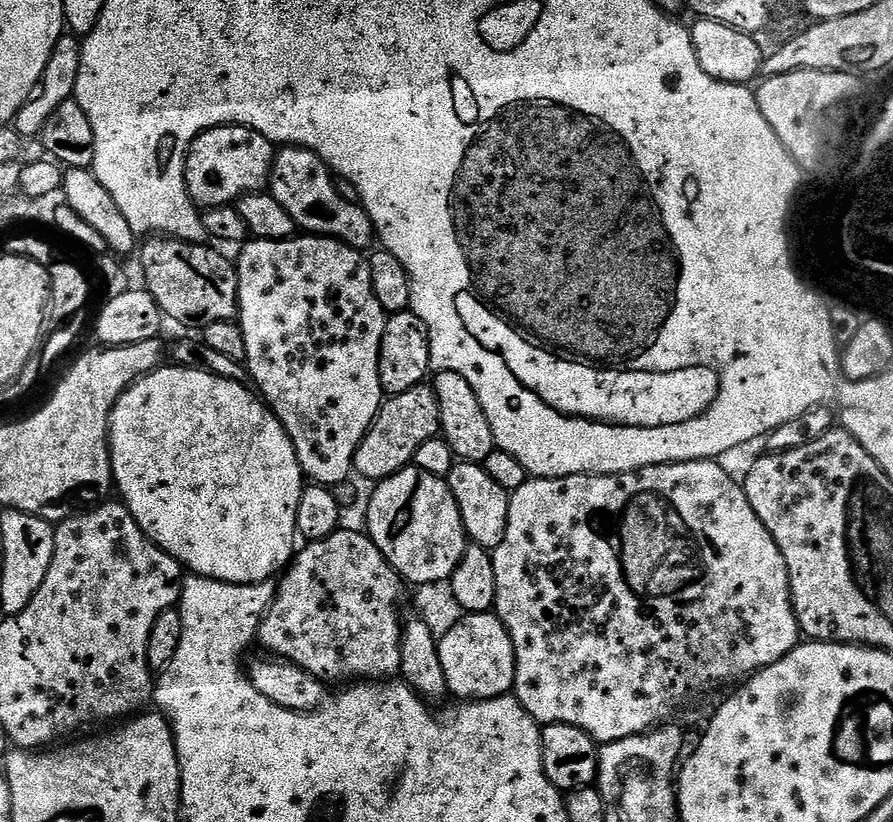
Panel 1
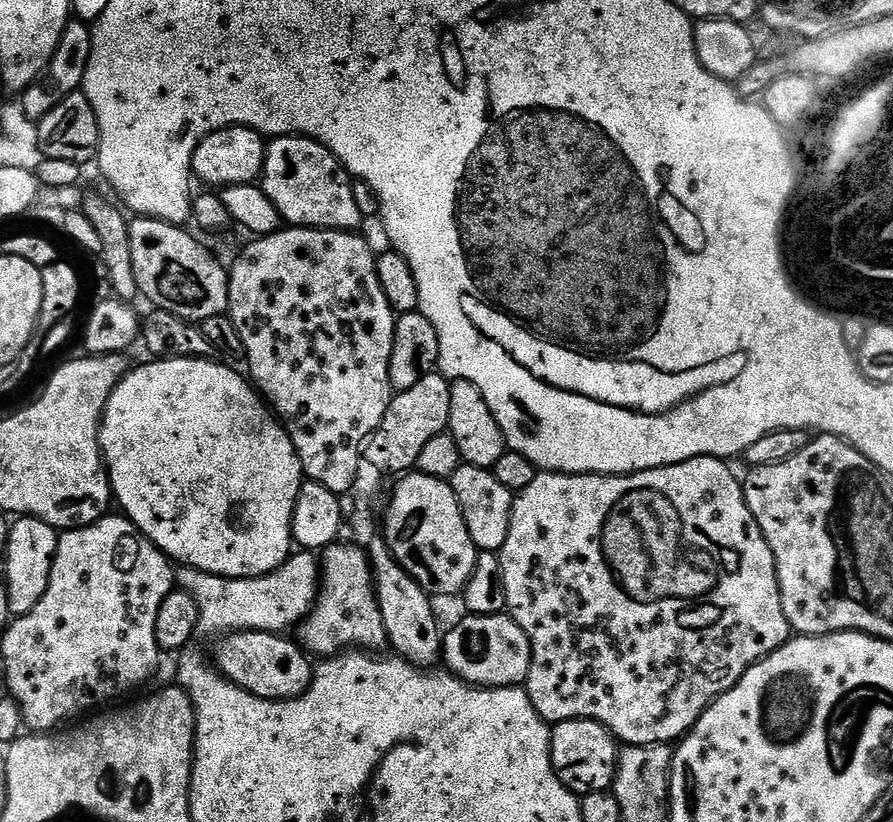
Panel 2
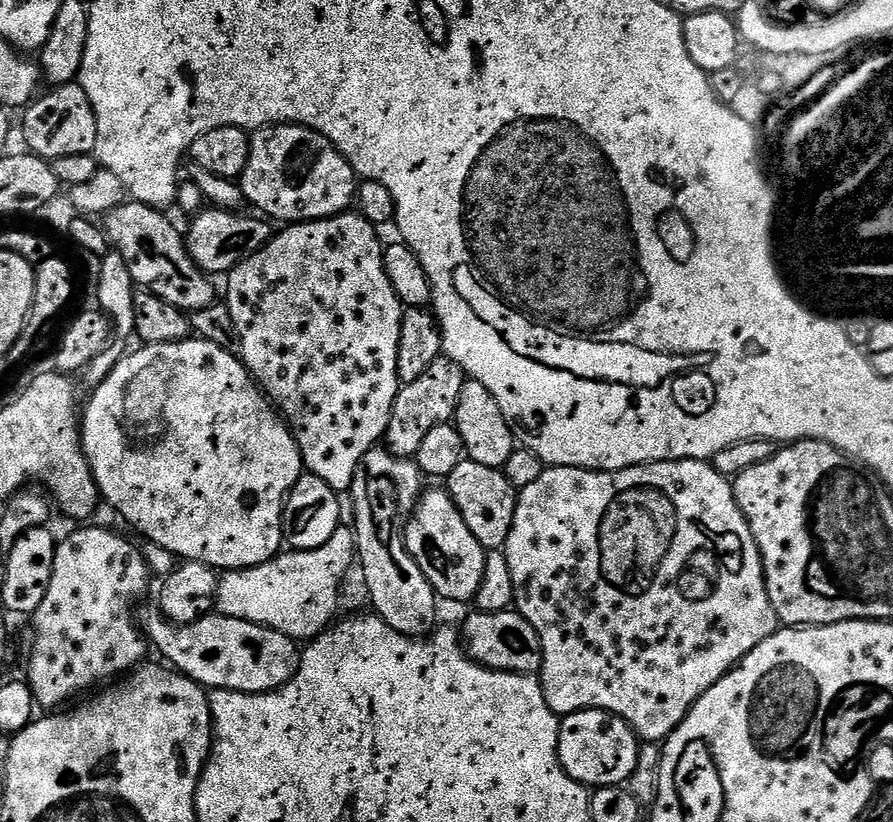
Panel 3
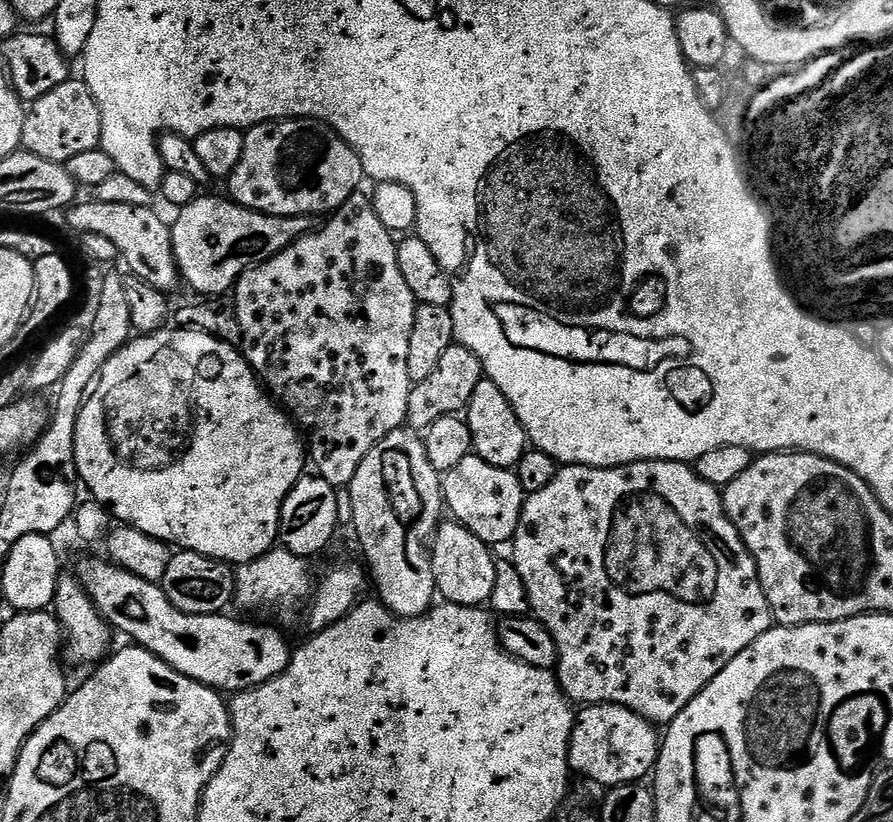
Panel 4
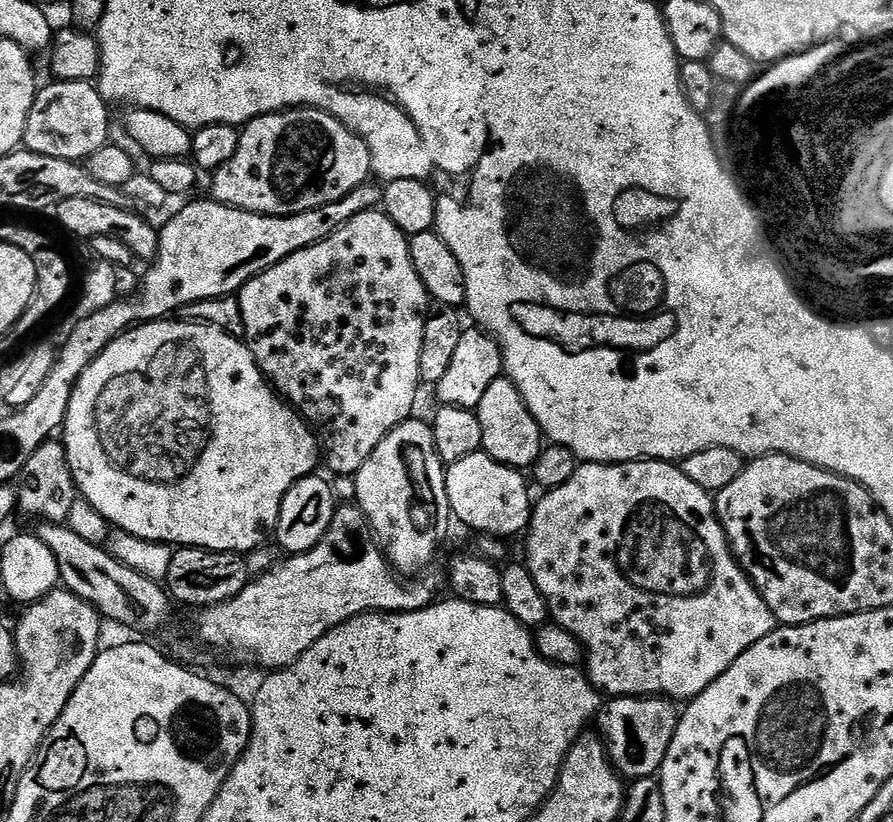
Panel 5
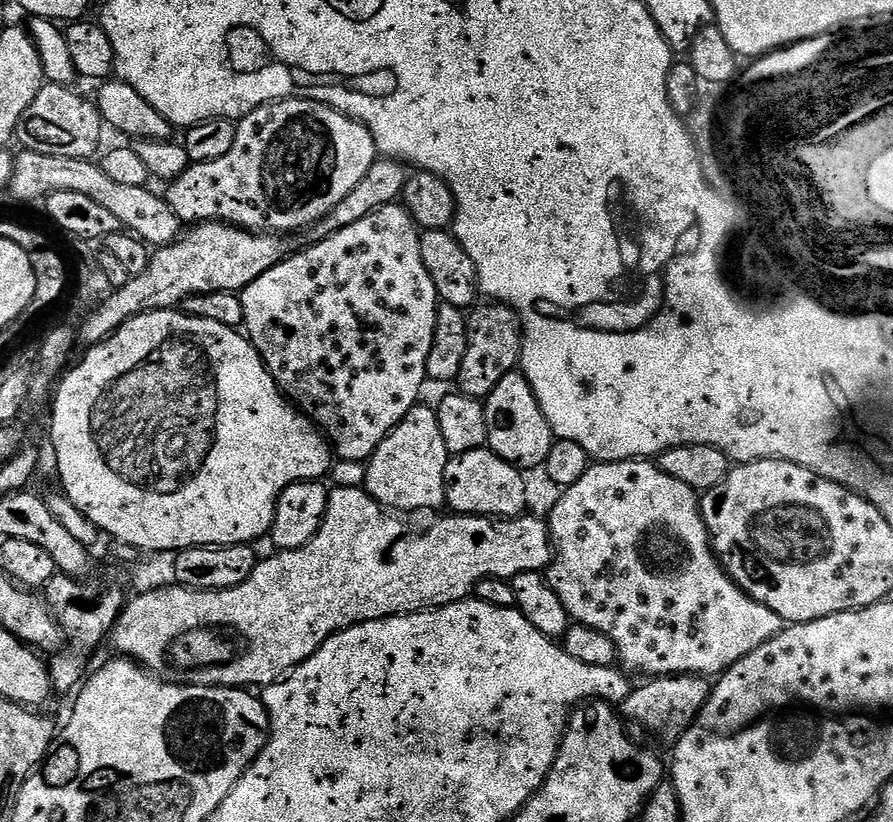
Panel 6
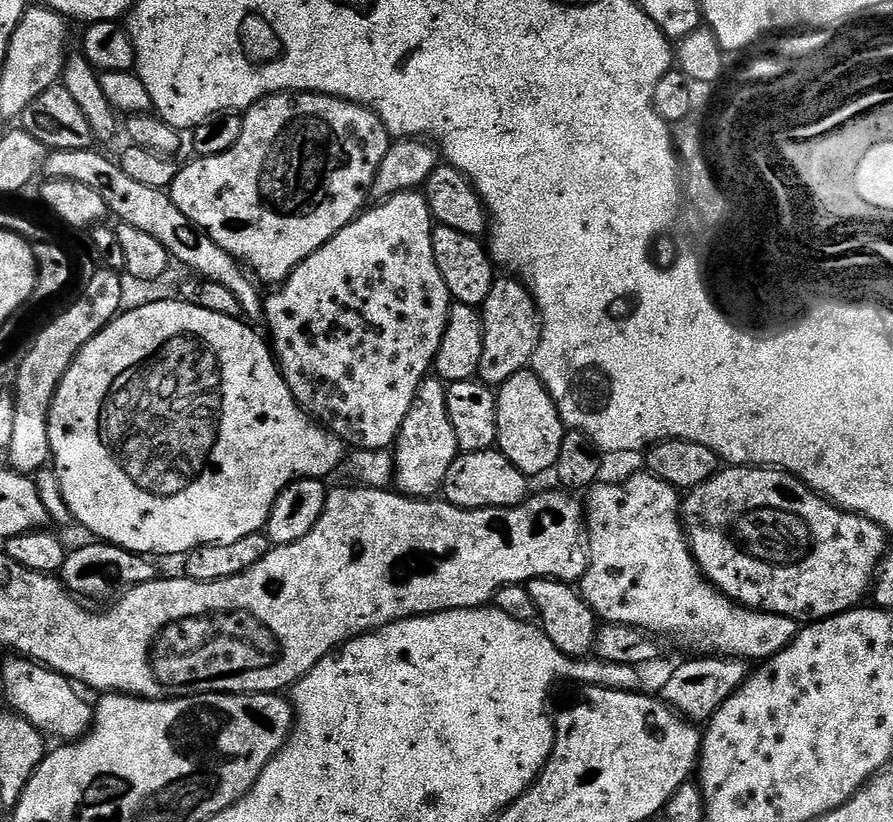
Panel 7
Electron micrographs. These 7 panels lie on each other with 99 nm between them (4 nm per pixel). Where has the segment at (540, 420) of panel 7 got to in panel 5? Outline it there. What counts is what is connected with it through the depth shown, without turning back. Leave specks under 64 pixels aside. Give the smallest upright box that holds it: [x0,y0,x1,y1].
[474,378,546,469]

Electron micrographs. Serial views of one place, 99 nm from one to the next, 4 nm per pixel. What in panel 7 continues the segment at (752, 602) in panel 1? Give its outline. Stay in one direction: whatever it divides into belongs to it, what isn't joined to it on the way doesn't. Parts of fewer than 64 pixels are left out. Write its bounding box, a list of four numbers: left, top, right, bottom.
[578,470,798,662]

